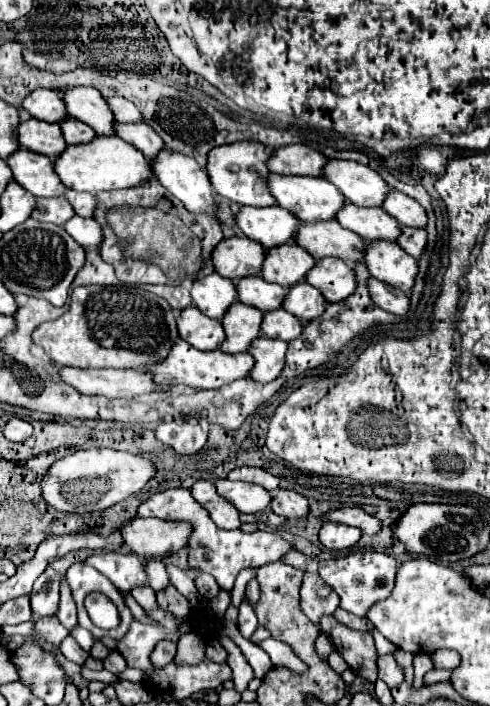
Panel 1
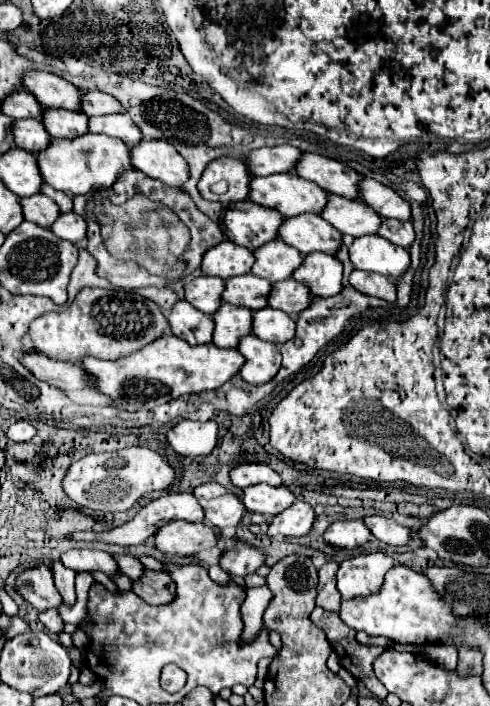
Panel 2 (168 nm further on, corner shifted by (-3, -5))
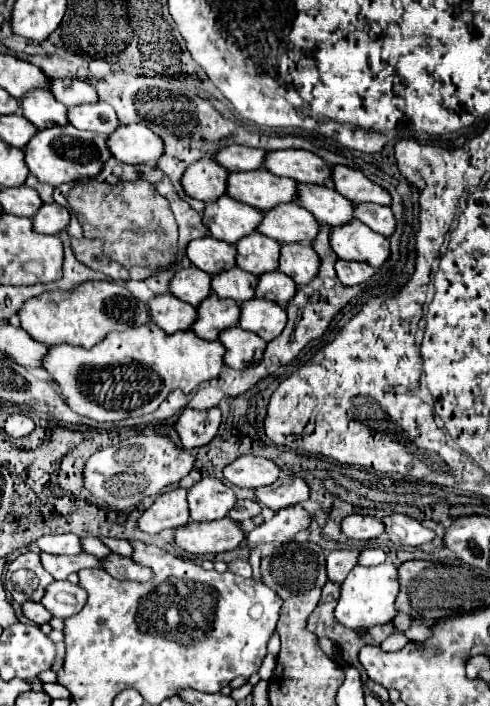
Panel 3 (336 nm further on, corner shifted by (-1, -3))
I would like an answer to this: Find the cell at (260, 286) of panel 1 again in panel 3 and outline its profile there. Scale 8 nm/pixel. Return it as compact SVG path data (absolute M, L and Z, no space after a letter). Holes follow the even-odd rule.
M230 268L212 276L212 292L220 298L232 298L236 302L254 298L254 284L258 284L258 278L240 268Z

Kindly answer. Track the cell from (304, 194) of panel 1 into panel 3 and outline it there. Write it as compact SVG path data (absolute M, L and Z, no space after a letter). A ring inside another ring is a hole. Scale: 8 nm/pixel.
M266 168L250 172L230 172L226 180L226 194L242 204L266 212L280 202L294 202L296 182L290 178L274 176L266 172Z

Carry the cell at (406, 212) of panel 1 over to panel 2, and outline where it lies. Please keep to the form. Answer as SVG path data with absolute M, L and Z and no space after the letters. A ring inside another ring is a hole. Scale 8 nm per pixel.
M364 178L364 182L360 182L360 196L362 200L374 208L382 218L396 218L396 220L412 220L412 210L410 204L392 188Z

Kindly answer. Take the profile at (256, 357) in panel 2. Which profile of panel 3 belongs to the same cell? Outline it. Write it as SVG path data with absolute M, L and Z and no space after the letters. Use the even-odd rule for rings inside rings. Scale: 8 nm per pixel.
M232 326L220 332L218 340L226 348L224 364L230 368L246 368L262 360L262 352L266 348L266 342L258 338L258 334L242 330L238 326Z

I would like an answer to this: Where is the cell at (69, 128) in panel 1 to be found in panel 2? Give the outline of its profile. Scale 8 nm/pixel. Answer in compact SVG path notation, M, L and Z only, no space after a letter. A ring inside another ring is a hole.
M46 110L42 118L46 130L54 138L78 138L88 134L88 116L72 114L68 110Z

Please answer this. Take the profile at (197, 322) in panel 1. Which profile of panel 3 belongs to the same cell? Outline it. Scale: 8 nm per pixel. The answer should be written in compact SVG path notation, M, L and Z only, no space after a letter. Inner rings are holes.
M158 294L152 296L148 302L148 312L152 322L162 328L164 332L178 332L178 330L190 330L190 324L194 322L196 308L174 298L172 294Z

